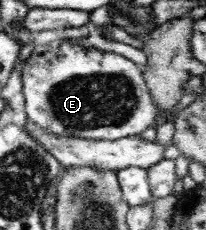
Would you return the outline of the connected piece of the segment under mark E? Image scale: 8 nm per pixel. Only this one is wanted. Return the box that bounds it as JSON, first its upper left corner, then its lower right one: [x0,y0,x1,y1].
[20,41,167,141]

